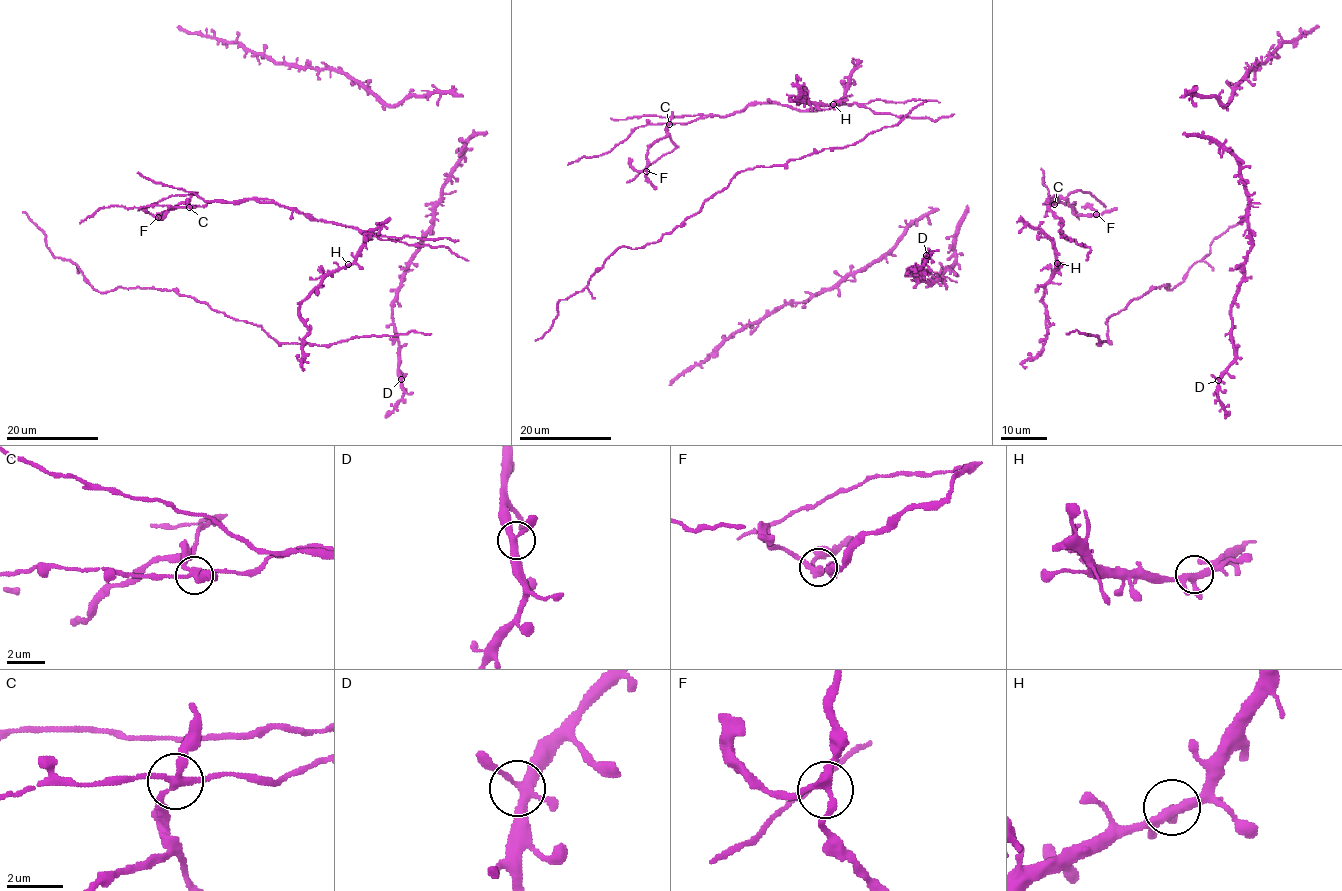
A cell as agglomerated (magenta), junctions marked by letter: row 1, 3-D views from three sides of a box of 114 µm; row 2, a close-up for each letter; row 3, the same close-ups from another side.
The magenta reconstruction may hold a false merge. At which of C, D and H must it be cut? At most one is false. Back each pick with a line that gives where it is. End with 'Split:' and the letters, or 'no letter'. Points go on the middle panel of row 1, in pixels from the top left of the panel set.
C: place (669, 124)
Split: C

